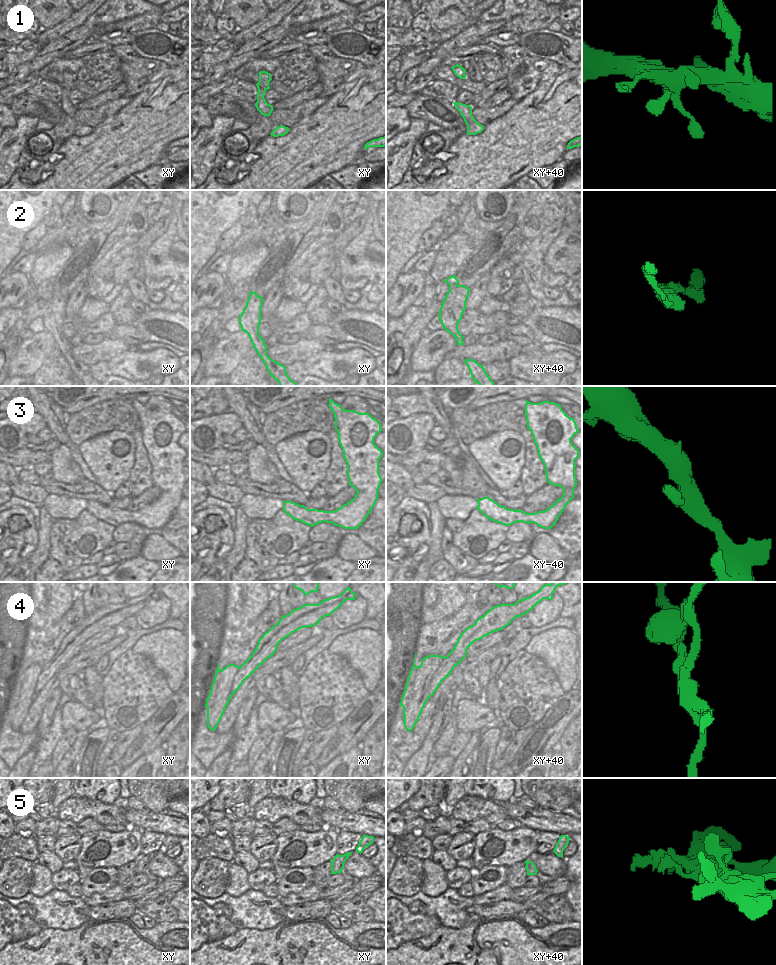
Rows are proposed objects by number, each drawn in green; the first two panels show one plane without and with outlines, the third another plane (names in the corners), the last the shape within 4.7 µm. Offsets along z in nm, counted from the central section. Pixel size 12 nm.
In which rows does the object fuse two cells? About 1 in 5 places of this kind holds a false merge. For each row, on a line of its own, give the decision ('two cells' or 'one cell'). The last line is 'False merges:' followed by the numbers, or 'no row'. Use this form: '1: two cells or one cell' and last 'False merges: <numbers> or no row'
1: one cell
2: one cell
3: one cell
4: two cells
5: one cell
False merges: 4

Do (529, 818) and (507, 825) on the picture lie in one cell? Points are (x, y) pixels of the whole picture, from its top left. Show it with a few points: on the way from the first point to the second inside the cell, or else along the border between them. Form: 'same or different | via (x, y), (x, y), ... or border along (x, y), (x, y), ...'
different | border along (509, 817), (519, 825)

